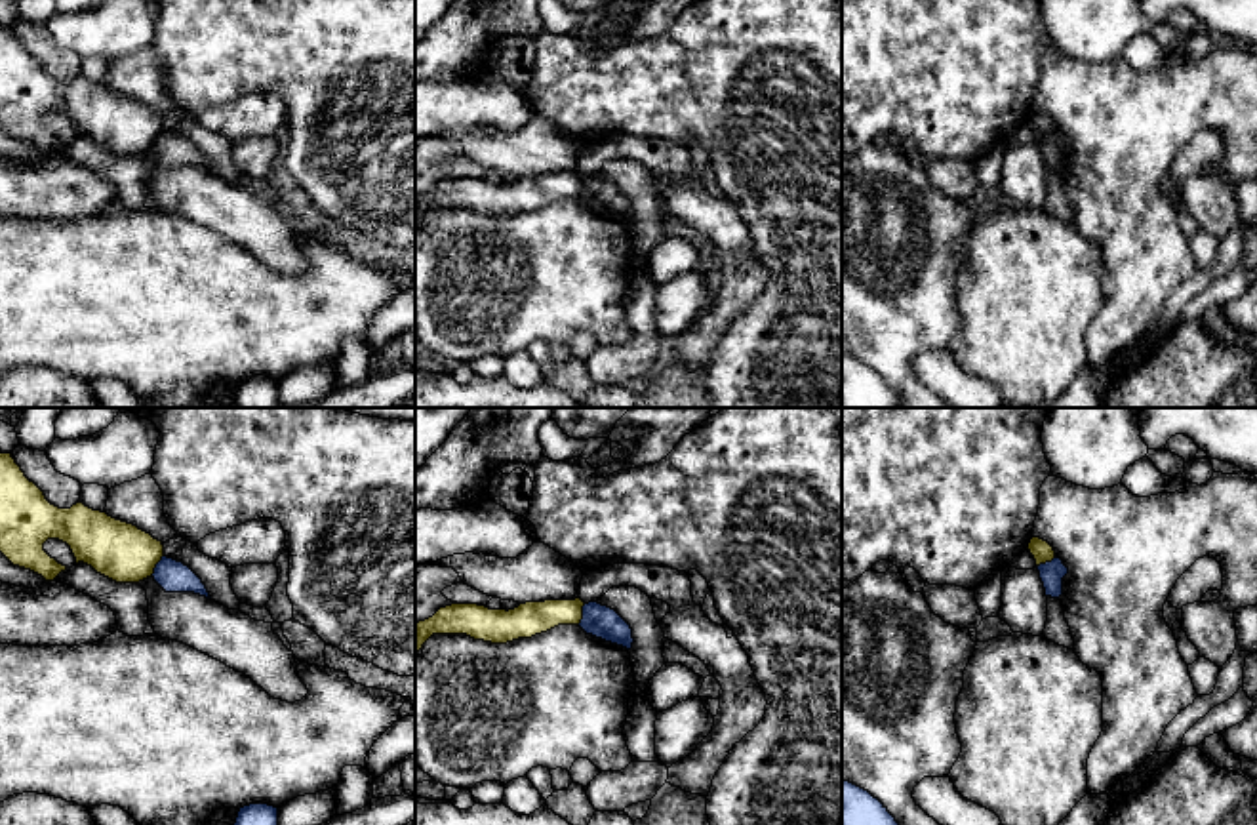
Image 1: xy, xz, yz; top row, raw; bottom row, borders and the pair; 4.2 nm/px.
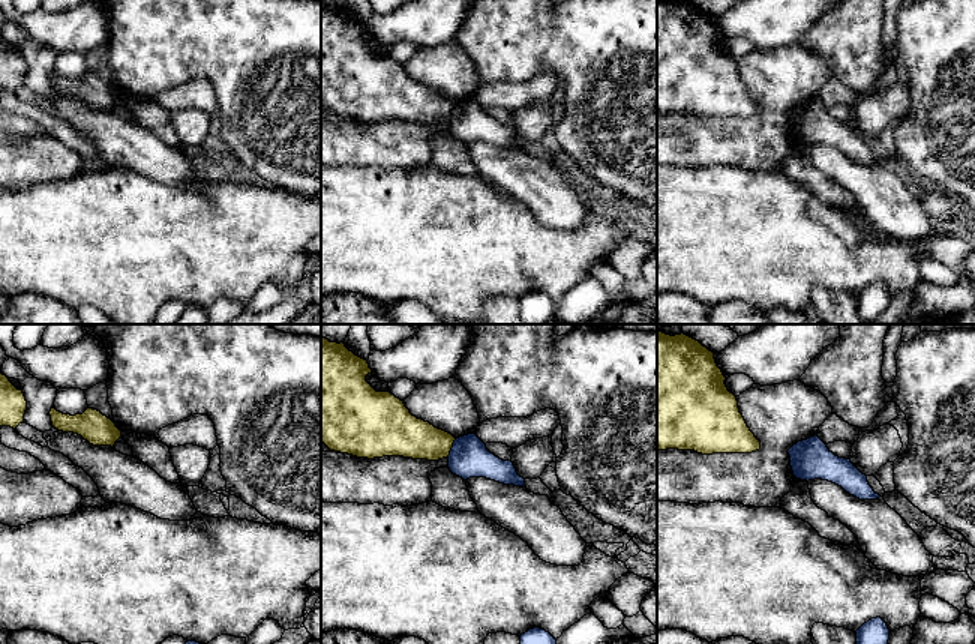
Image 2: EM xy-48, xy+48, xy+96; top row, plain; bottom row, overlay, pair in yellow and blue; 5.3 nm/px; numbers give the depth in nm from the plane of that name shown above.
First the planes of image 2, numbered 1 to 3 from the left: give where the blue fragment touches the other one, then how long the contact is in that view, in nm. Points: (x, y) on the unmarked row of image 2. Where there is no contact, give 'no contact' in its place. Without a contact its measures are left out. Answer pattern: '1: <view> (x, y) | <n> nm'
1: no contact
2: xy+48 (452, 110) | 110 nm
3: no contact

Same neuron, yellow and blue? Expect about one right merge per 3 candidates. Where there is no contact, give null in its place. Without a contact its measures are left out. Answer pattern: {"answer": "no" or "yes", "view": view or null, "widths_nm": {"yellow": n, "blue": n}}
{"answer": "no", "view": "xz", "widths_nm": {"yellow": 140, "blue": 140}}

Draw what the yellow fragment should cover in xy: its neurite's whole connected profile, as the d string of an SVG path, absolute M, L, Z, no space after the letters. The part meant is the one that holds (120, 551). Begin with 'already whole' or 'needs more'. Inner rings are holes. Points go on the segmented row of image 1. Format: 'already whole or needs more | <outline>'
already whole | M0 453L0 553L13 564L53 581L67 566L44 551L48 539L67 543L78 562L116 583L139 583L164 556L162 541L133 524L93 511L51 505L11 453Z

